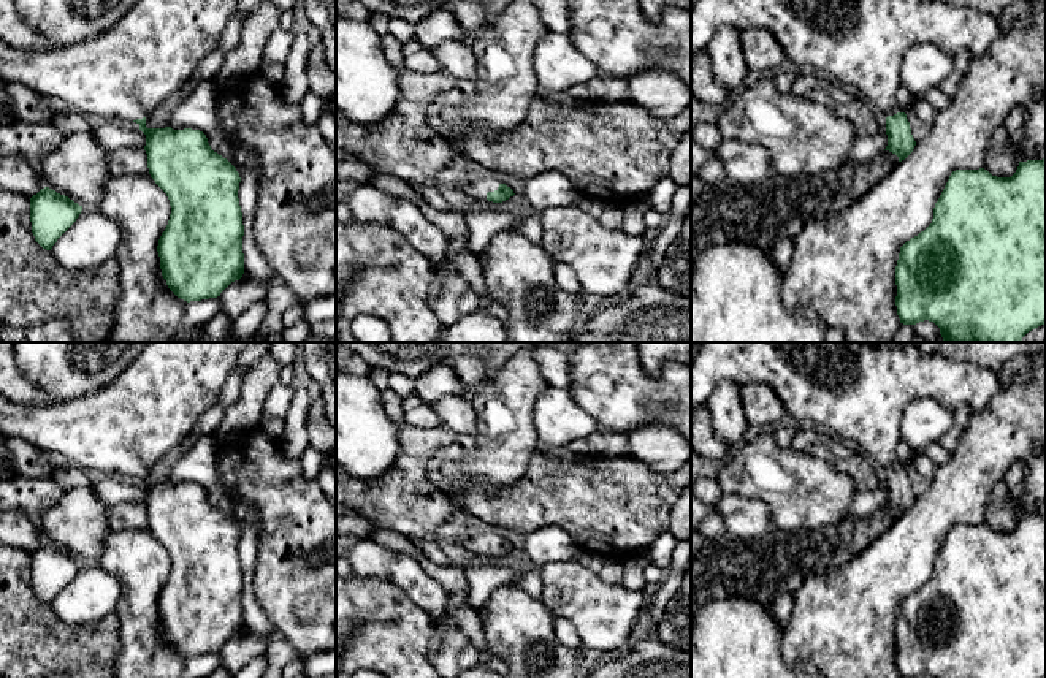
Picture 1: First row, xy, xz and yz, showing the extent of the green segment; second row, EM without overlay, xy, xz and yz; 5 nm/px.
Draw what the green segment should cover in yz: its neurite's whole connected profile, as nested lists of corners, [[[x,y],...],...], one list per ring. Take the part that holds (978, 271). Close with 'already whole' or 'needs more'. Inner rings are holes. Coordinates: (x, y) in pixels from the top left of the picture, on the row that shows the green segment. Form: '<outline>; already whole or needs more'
[[[1046,158],[1019,162],[1011,177],[992,176],[984,168],[952,171],[935,203],[932,223],[900,247],[895,285],[895,306],[900,323],[933,322],[940,328],[943,342],[1021,342],[1029,331],[1046,325]]]; already whole

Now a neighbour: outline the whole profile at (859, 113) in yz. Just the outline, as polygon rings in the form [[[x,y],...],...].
[[[815,89],[807,97],[815,103],[823,105],[834,114],[846,119],[853,125],[857,136],[875,135],[880,131],[872,105],[859,95],[846,105],[837,101],[823,89]]]

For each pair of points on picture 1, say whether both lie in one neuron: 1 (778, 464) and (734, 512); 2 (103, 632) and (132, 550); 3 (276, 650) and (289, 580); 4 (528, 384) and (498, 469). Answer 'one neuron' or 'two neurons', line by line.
1: two neurons
2: two neurons
3: two neurons
4: one neuron

